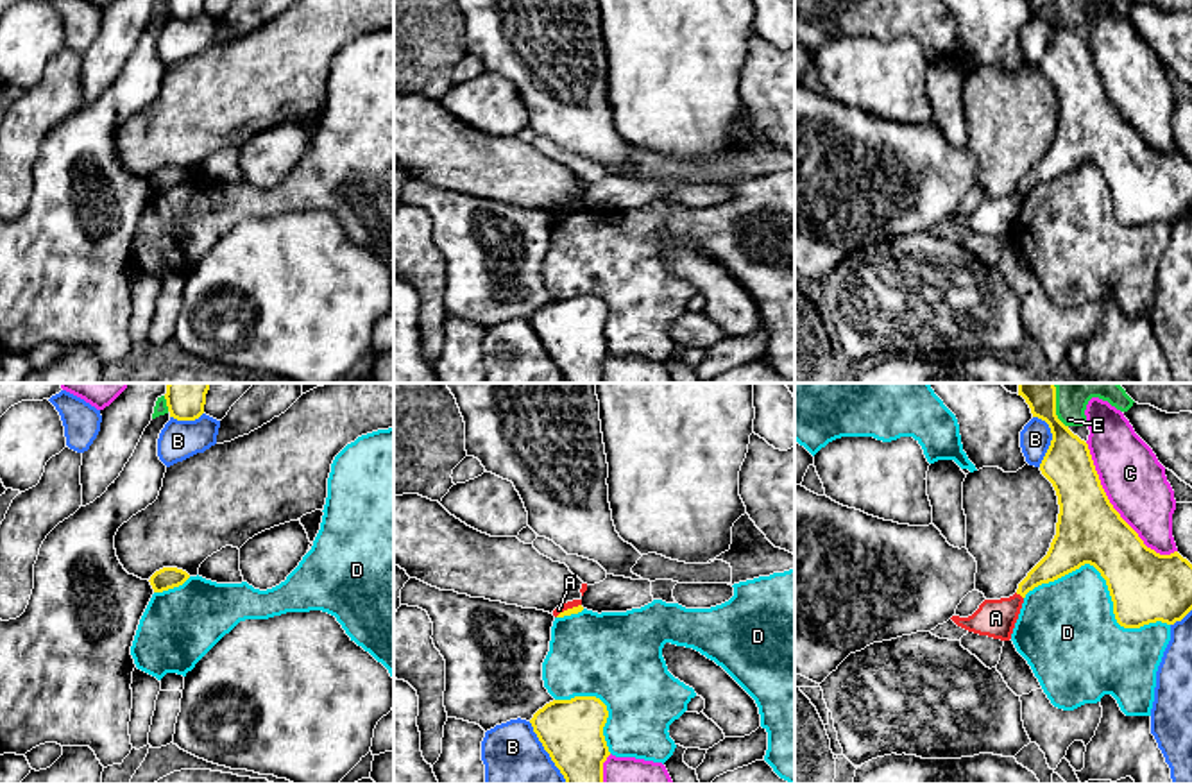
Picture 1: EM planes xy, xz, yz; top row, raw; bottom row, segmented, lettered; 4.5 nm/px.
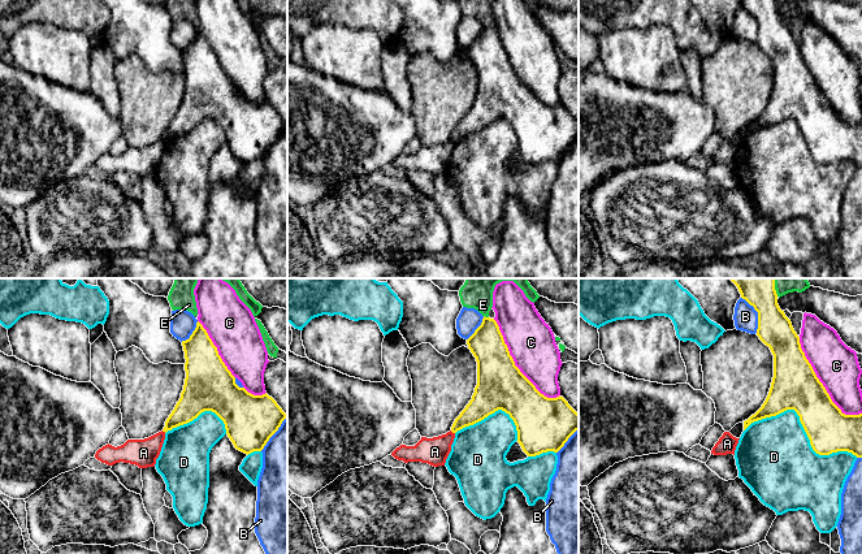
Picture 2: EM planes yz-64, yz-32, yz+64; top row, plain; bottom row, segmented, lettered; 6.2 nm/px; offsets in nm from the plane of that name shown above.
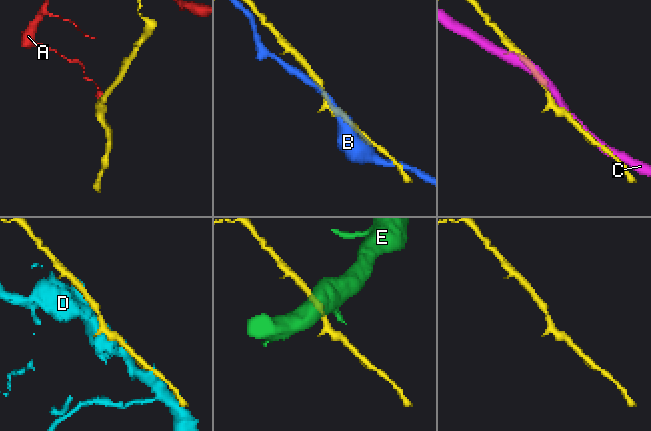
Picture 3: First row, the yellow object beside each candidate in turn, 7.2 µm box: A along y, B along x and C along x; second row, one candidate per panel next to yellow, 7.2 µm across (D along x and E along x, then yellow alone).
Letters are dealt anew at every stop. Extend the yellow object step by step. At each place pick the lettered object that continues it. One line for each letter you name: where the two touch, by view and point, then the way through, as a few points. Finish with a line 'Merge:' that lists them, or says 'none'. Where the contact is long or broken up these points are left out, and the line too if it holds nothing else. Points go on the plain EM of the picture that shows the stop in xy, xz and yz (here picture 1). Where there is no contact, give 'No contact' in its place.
Merge: none

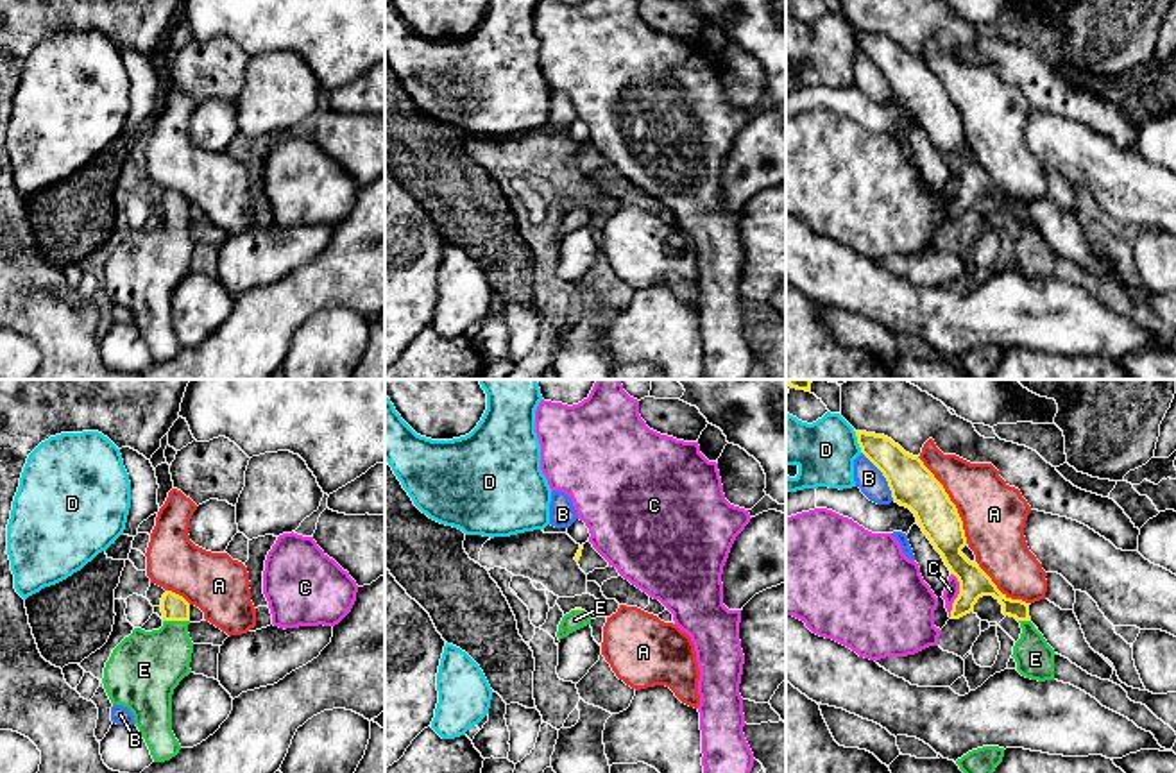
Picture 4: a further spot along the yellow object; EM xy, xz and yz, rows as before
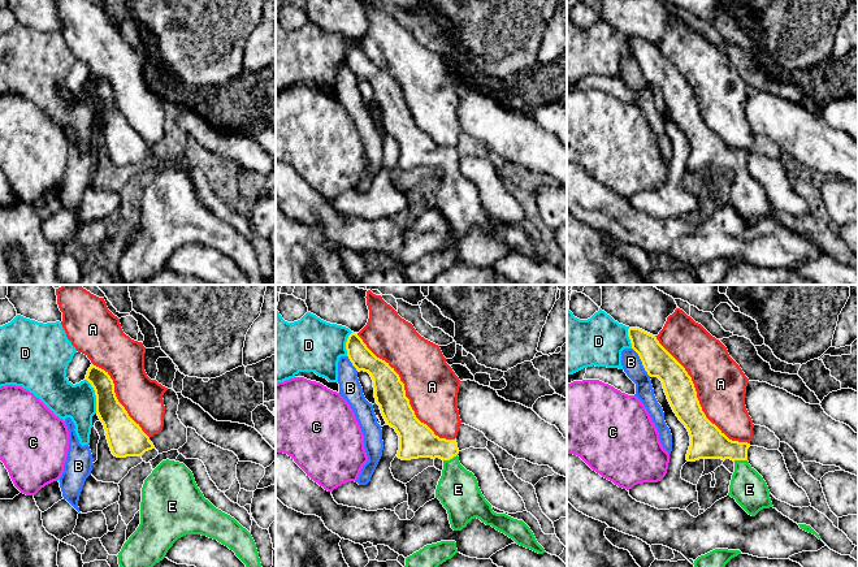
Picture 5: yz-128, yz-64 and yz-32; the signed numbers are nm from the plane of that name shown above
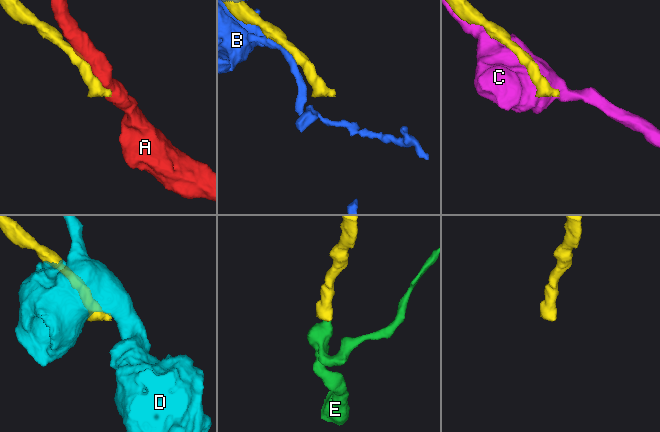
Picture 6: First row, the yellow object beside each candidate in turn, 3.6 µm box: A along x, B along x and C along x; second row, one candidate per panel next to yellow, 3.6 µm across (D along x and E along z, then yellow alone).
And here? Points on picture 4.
E: Touches yellow at xy (178, 219). Path across: xy (174, 206), (178, 219), (172, 240), (147, 265)
Merge: E

